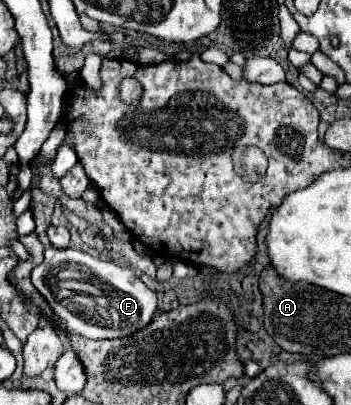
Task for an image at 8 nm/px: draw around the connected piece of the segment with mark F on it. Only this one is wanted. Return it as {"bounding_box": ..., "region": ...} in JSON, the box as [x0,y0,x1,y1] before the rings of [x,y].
{"bounding_box":[30,246,158,340],"region":[[[54,246],[46,248],[44,262],[32,270],[30,280],[32,280],[34,288],[46,298],[46,302],[50,302],[50,308],[54,310],[54,314],[58,314],[60,322],[70,332],[80,334],[84,338],[102,340],[102,338],[130,336],[132,332],[142,330],[142,326],[148,326],[152,322],[154,314],[158,312],[156,292],[150,290],[130,268],[122,268],[110,260],[98,260],[98,258],[84,254],[80,250],[72,250],[72,248],[58,250]]]}

